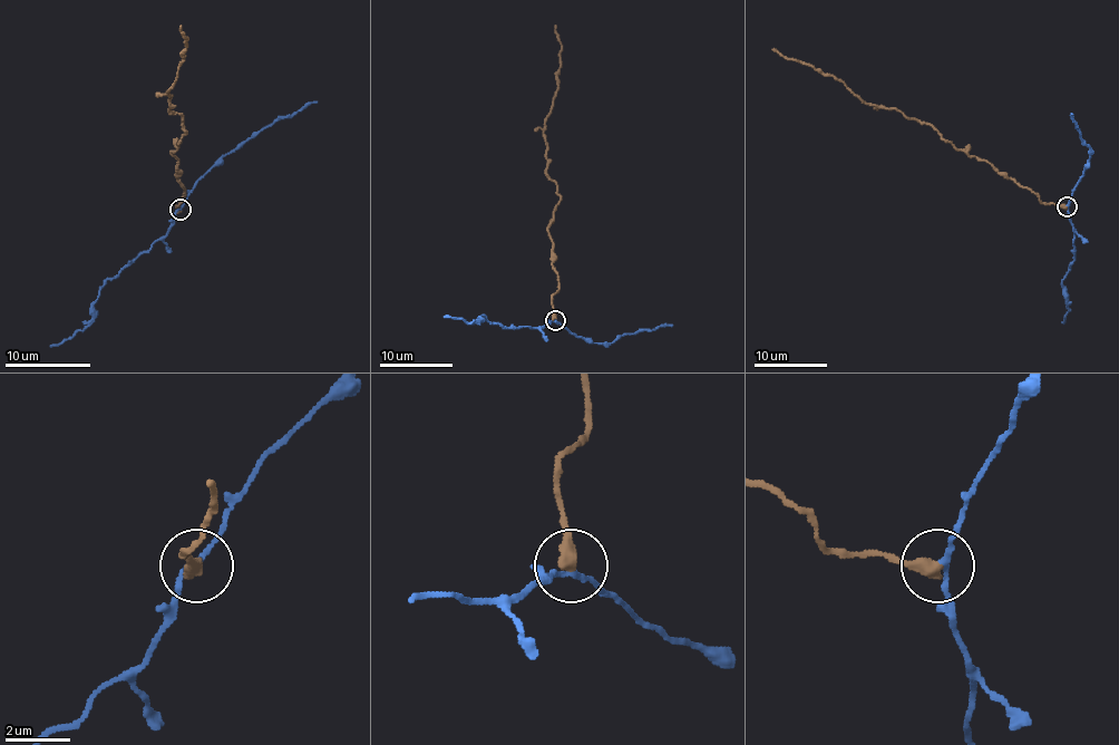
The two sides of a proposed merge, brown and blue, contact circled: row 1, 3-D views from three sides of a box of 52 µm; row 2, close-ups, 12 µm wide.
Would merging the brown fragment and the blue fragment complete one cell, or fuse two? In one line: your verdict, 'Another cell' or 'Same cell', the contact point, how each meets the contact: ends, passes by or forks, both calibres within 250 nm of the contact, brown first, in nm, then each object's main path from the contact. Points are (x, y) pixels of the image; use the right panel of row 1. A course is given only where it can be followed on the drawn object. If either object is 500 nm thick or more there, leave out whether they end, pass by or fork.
Another cell. Place: (1067, 206). At the ring brown ends. At the ring blue passes by. Thickness 440 nm (brown) against 140 nm. Course of brown: (1066, 206), (1042, 203), (1033, 192), (932, 127), (895, 109), (869, 106), (838, 79), (772, 48). Course of blue: (1066, 204), (1073, 226), (1073, 260), (1062, 286), (1070, 309), (1064, 323)

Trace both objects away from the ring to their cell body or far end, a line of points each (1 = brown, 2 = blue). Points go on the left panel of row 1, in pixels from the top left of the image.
1: (181, 210), (176, 205), (184, 193), (172, 154), (186, 131), (169, 109), (167, 93), (186, 40), (181, 26)
2: (181, 207), (165, 233), (105, 280), (93, 307), (93, 317), (81, 330), (50, 347)

